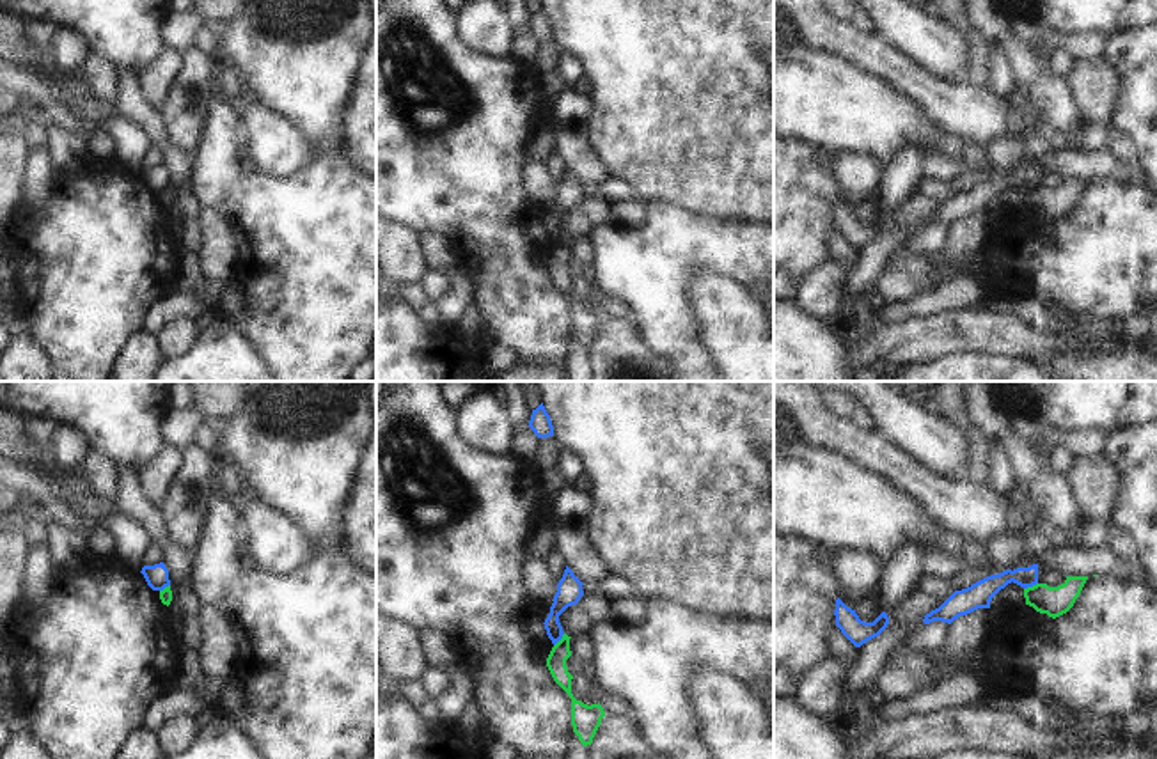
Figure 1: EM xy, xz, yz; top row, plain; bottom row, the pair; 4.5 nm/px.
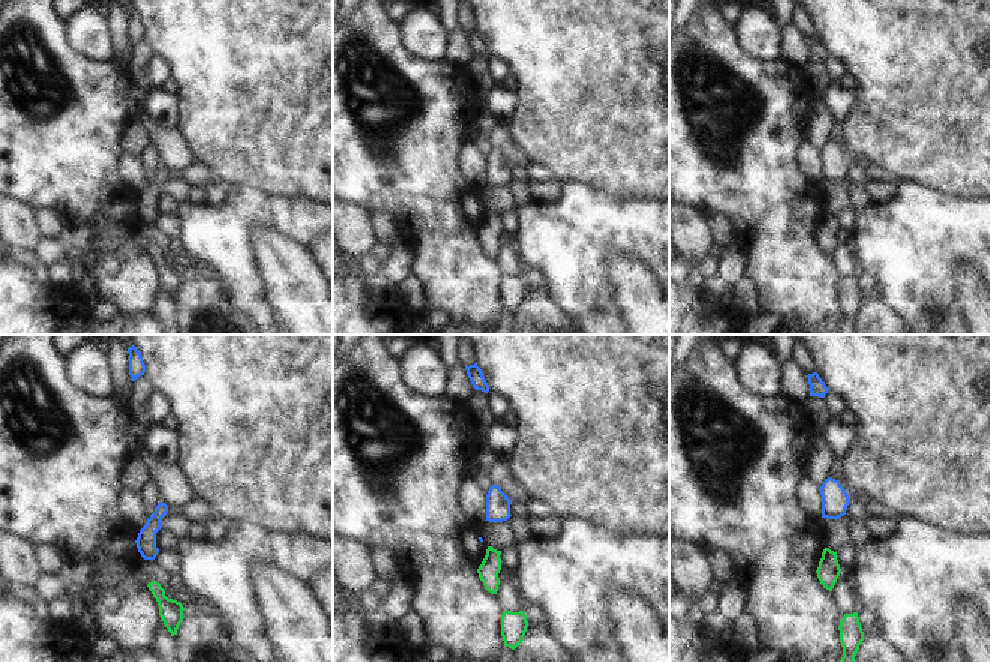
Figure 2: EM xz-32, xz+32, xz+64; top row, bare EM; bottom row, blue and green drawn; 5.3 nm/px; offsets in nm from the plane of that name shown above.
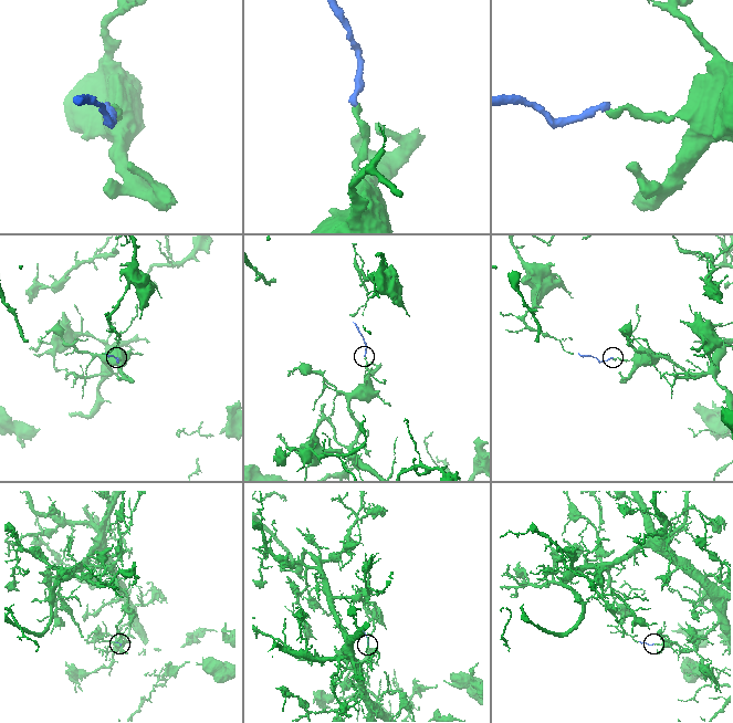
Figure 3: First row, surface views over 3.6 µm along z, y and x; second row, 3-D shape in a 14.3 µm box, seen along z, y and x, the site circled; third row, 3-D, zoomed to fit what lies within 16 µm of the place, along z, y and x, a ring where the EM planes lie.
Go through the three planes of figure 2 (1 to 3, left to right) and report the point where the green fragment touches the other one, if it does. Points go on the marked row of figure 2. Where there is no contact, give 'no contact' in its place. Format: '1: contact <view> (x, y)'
1: no contact
2: no contact
3: no contact

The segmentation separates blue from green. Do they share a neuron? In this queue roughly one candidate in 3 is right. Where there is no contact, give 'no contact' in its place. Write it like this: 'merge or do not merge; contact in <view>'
do not merge; contact in yz

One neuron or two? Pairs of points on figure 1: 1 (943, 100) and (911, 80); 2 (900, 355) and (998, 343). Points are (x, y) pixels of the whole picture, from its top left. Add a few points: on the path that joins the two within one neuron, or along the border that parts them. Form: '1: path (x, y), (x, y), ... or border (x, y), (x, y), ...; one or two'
1: path (936, 98), (918, 86); one
2: path (925, 339), (973, 339); one

